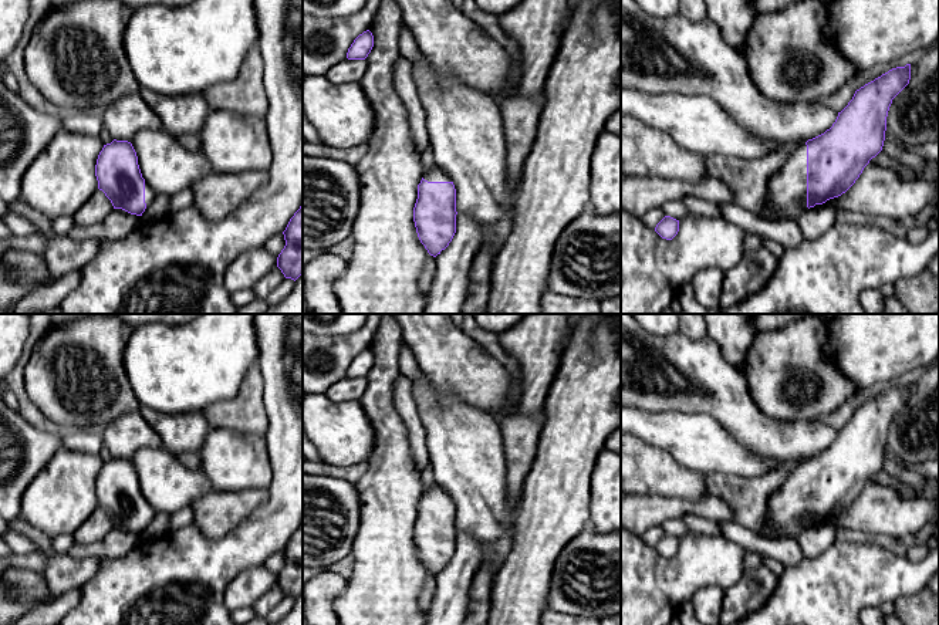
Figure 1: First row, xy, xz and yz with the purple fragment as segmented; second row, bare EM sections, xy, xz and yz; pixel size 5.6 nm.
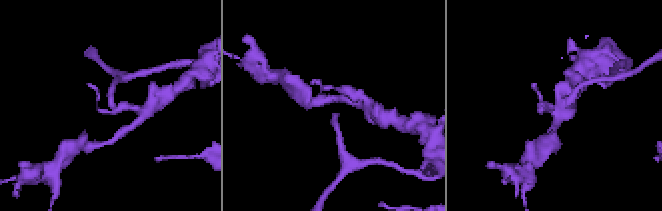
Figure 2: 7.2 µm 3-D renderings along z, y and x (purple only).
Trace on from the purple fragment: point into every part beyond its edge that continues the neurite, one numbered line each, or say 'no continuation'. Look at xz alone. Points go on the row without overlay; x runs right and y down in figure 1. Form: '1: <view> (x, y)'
1: xz (436, 492)

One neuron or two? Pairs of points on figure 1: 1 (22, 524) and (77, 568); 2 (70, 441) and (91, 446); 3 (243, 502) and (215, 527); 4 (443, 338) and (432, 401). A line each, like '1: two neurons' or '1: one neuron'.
1: one neuron
2: one neuron
3: one neuron
4: two neurons

